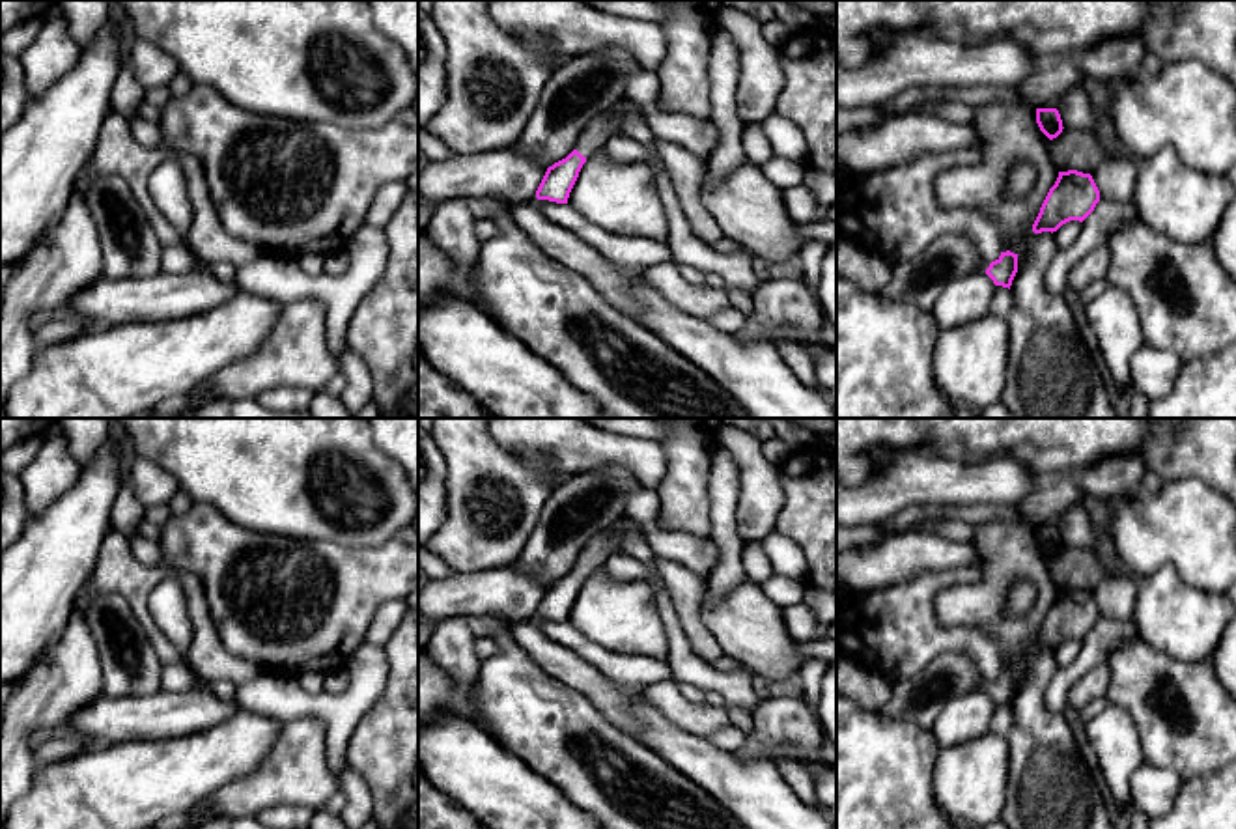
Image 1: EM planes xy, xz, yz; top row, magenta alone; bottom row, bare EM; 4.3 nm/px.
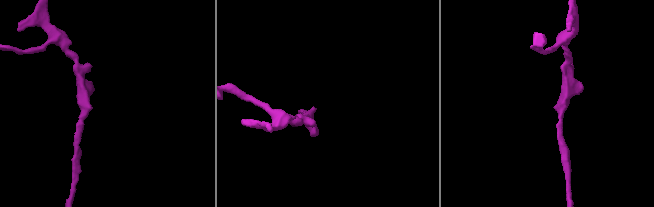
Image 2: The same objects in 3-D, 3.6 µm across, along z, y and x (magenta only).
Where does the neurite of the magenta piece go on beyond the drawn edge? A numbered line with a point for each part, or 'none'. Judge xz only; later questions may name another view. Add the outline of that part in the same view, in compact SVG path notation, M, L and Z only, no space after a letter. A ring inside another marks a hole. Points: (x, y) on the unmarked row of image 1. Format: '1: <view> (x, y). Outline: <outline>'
1: xz (592, 557). Outline: M612 527L597 534L579 555L575 568L583 575L592 575L596 569L599 569L605 560L612 555L611 551L611 532Z

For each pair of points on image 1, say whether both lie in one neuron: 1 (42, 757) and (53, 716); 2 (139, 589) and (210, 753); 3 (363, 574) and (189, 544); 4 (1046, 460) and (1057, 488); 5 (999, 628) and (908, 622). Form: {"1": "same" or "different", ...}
{"1": "different", "2": "different", "3": "same", "4": "different", "5": "different"}

